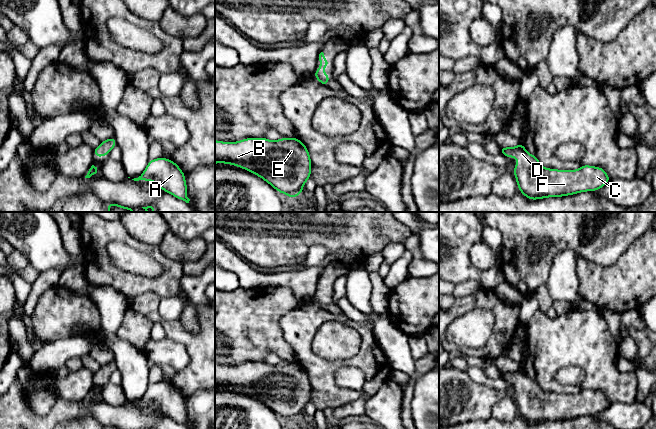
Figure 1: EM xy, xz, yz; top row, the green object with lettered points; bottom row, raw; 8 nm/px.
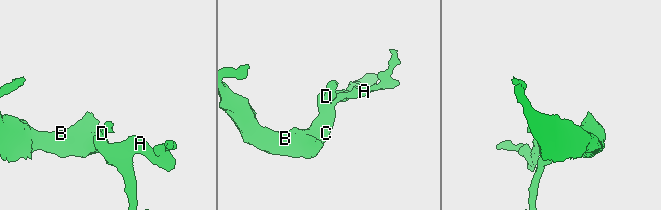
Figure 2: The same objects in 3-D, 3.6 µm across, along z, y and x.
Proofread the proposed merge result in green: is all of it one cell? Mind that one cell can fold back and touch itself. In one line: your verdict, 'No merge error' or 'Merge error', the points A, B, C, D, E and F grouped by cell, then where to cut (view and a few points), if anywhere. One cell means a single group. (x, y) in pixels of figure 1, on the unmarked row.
No merge error. Groups: A B C D E F. No split

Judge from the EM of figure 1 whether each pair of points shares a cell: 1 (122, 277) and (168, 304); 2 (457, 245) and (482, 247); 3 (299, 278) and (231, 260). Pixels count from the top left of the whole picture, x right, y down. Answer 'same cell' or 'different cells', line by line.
1: different cells
2: different cells
3: same cell

